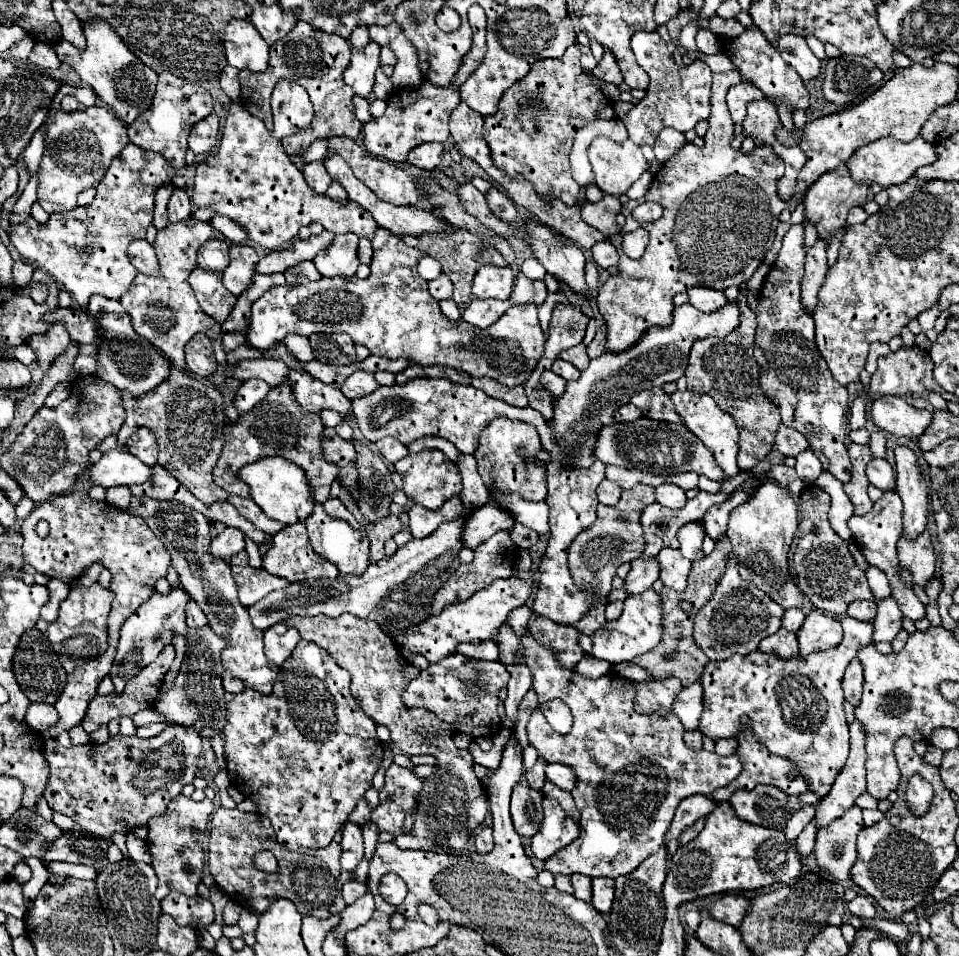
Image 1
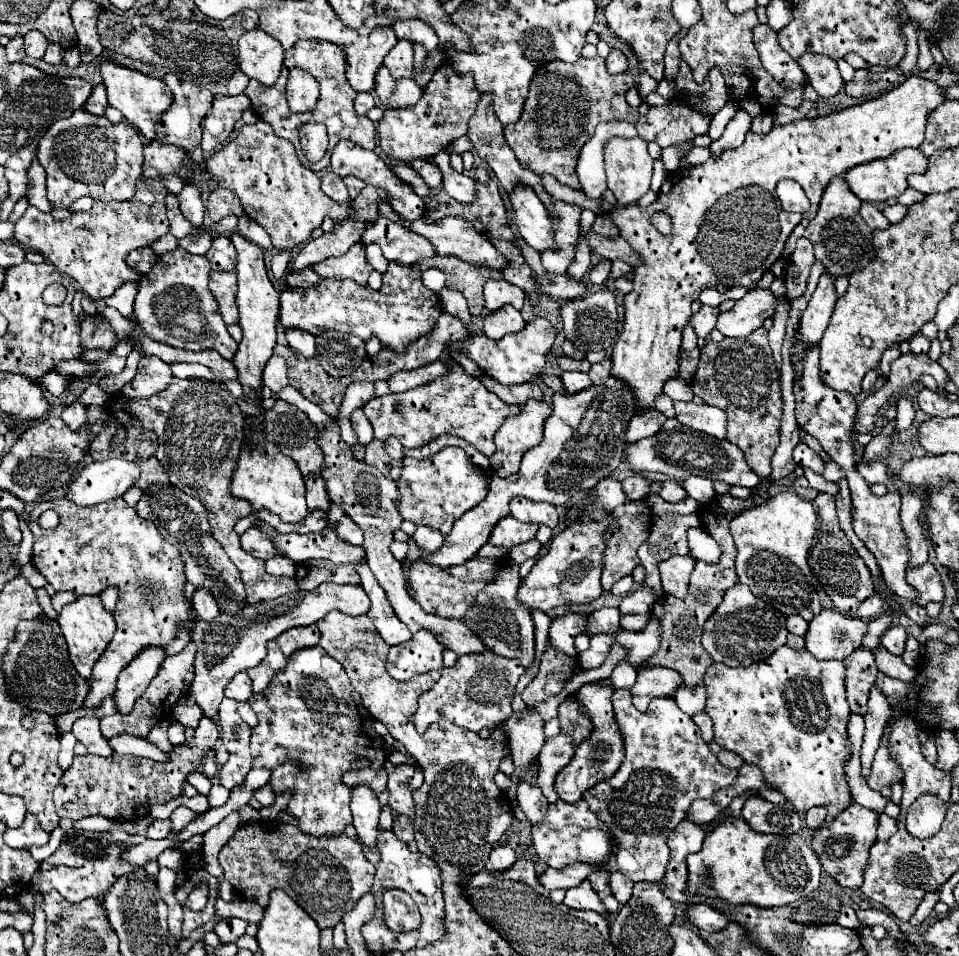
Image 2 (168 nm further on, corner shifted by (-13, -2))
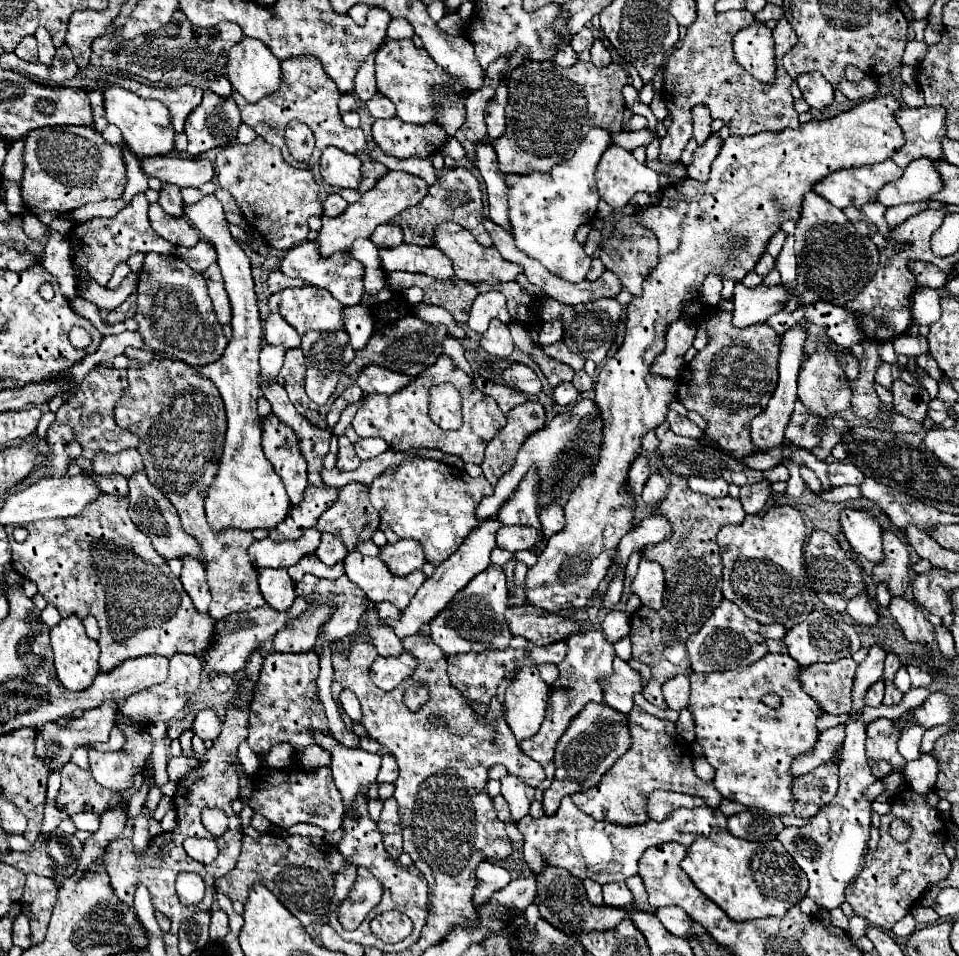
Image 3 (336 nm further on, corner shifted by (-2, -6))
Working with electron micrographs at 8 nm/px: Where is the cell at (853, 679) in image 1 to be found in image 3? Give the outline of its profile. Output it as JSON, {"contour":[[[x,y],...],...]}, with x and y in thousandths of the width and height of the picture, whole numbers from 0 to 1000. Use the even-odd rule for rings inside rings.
{"contour":[[[886,687],[870,694],[851,694],[836,702],[838,723],[855,733],[861,746],[886,746],[888,744],[888,717],[895,694]]]}

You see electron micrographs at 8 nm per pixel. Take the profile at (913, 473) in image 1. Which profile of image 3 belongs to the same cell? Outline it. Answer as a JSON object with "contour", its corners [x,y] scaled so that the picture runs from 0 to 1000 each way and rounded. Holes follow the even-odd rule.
{"contour":[[[922,555],[922,591],[913,591],[909,601],[913,608],[924,608],[930,622],[943,622],[949,612],[949,578],[934,555]]]}

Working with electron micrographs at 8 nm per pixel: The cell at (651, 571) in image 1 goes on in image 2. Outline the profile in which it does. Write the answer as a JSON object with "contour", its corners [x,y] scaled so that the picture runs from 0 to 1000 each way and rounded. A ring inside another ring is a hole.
{"contour":[[[668,614],[662,620],[656,620],[654,624],[648,627],[645,639],[648,641],[677,641],[683,631],[683,620],[681,616]]]}

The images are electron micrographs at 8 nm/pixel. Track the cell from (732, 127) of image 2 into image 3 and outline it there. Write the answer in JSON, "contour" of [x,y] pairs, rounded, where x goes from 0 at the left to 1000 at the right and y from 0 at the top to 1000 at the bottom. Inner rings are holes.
{"contour":[[[742,139],[738,147],[734,147],[722,162],[722,171],[717,173],[717,185],[728,187],[728,189],[738,189],[740,183],[740,173],[745,164],[751,160],[753,145],[749,139]]]}

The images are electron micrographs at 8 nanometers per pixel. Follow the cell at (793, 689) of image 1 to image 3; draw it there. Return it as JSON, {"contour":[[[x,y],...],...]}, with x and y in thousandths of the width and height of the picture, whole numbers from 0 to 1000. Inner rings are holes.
{"contour":[[[801,683],[792,691],[765,700],[765,702],[747,702],[747,704],[722,704],[719,706],[719,737],[717,744],[726,754],[726,775],[734,781],[734,792],[747,804],[745,821],[751,825],[753,834],[776,840],[780,844],[797,846],[805,853],[824,853],[830,842],[830,834],[826,821],[830,811],[824,809],[824,800],[830,792],[845,788],[851,777],[855,765],[851,763],[853,750],[859,742],[836,721],[834,712],[834,696],[826,691],[824,685]],[[799,725],[809,725],[815,731],[811,742],[805,742],[795,735]]]}

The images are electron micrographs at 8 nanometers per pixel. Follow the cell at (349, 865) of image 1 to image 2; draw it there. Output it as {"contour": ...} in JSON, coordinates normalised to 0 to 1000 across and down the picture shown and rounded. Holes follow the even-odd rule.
{"contour":[[[370,821],[366,827],[366,850],[374,880],[383,886],[391,886],[395,869],[395,836],[383,821]]]}

